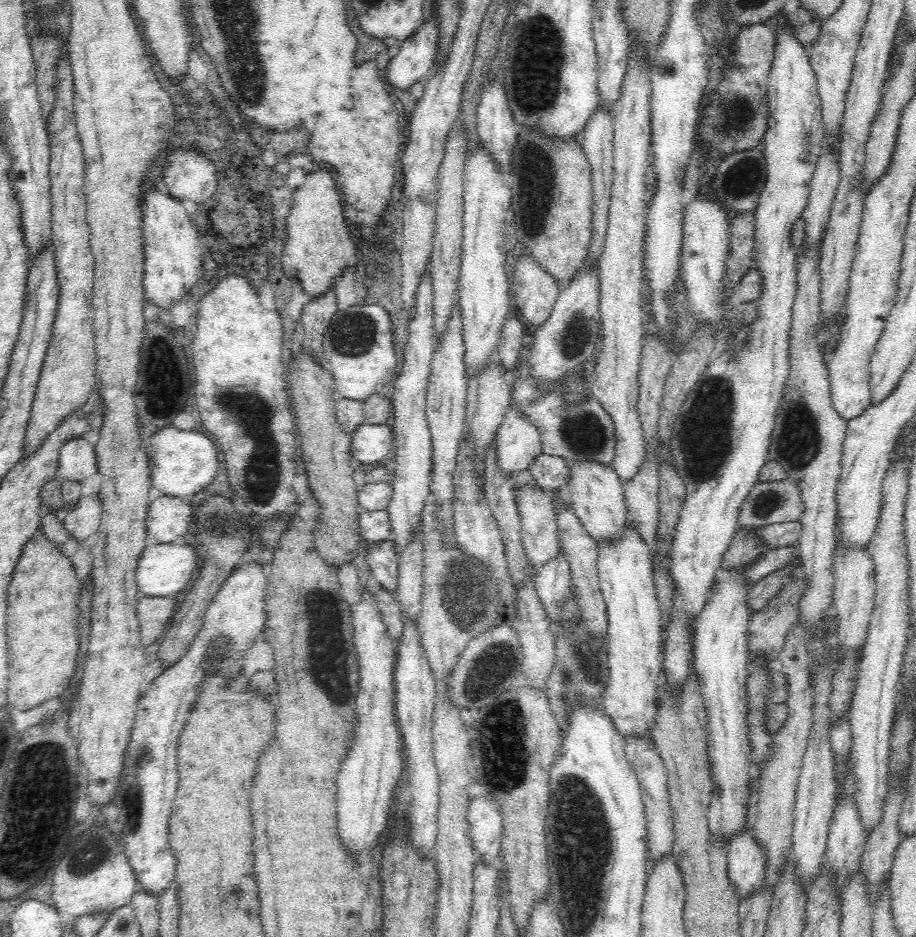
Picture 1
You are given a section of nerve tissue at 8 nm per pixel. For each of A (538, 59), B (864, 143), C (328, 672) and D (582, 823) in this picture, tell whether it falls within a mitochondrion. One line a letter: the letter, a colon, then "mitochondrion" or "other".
A: mitochondrion
B: other
C: mitochondrion
D: mitochondrion

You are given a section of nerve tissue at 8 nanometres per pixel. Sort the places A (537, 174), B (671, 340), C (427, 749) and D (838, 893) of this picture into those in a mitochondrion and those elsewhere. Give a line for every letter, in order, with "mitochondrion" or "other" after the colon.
A: mitochondrion
B: other
C: other
D: other

